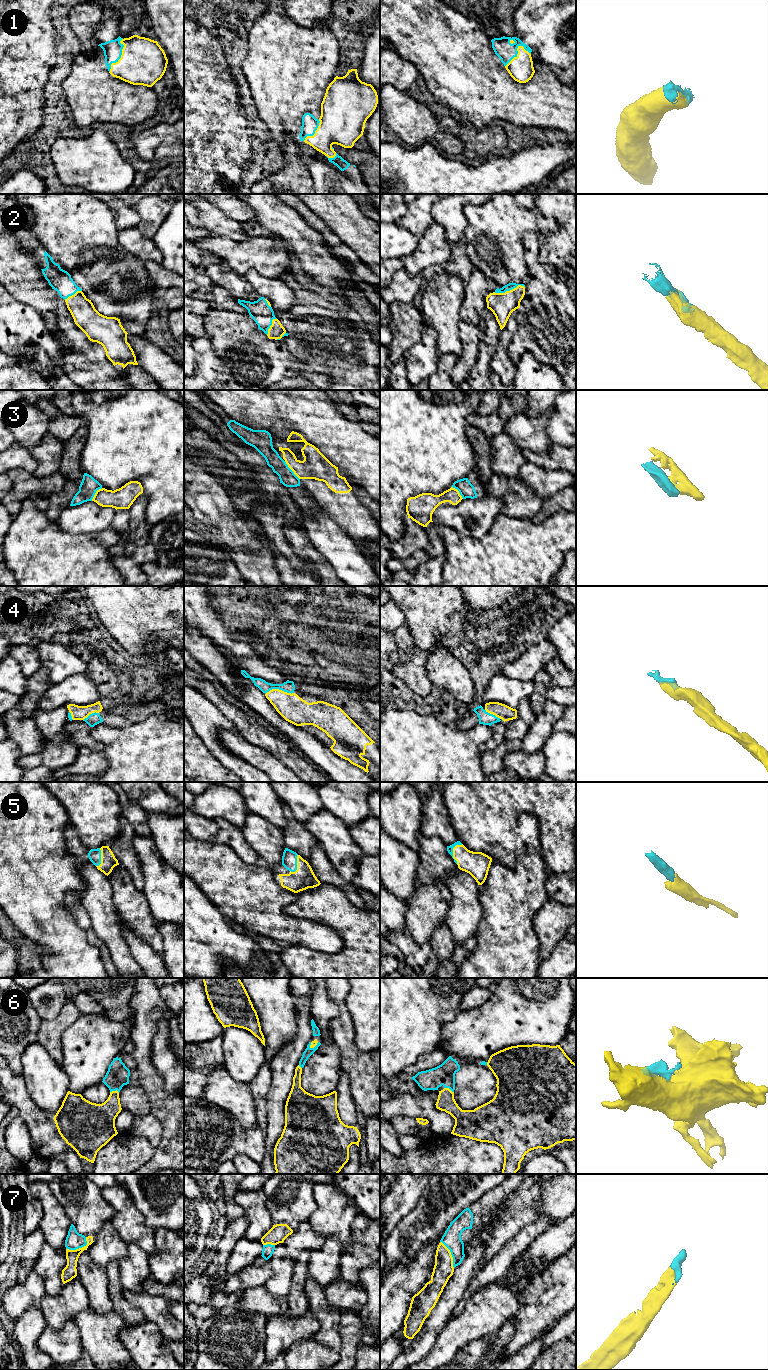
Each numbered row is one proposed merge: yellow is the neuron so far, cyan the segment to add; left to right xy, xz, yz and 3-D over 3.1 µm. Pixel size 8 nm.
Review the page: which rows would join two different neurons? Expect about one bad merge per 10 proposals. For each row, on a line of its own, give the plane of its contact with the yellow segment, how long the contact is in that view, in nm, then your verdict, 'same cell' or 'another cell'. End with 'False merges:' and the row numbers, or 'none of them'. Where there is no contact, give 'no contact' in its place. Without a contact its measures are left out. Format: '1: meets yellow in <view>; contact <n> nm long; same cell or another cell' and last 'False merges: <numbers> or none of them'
1: meets yellow in xy; contact 300 nm long; same cell
2: meets yellow in yz; contact 260 nm long; same cell
3: meets yellow in xz; contact 200 nm long; another cell
4: meets yellow in xz; contact 240 nm long; same cell
5: meets yellow in yz; contact 170 nm long; same cell
6: meets yellow in yz; contact 90 nm long; same cell
7: meets yellow in xy; contact 190 nm long; same cell
False merges: 3

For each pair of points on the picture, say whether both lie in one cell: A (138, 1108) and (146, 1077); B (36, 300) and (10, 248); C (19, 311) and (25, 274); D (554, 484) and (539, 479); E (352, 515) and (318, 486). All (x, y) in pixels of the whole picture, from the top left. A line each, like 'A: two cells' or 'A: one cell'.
A: two cells
B: one cell
C: two cells
D: one cell
E: one cell

